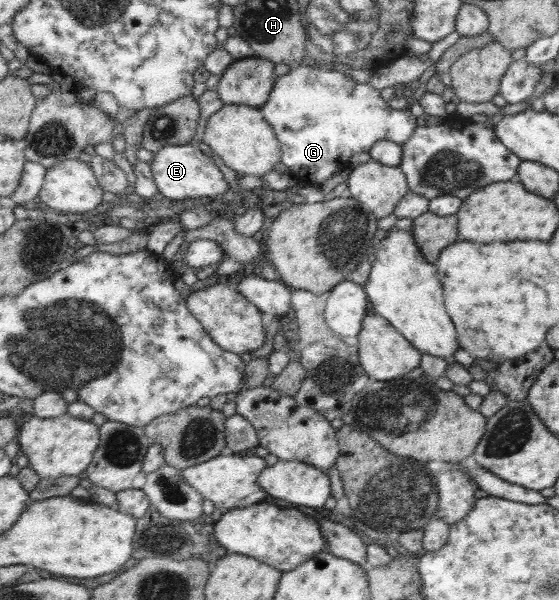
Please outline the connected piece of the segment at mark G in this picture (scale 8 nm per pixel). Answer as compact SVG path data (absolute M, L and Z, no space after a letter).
M306 65L279 77L274 87L271 100L260 108L271 122L283 145L282 162L289 173L301 182L312 184L330 180L336 172L352 166L352 156L358 152L368 152L374 143L380 140L404 145L415 135L417 117L409 110L394 110L380 98L380 92L370 83L356 84L354 79L340 70L330 70L326 65Z

